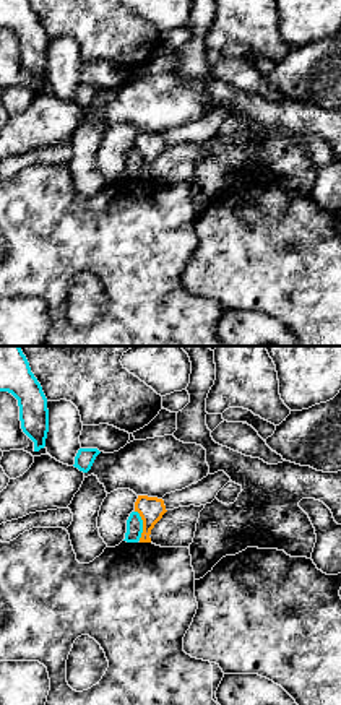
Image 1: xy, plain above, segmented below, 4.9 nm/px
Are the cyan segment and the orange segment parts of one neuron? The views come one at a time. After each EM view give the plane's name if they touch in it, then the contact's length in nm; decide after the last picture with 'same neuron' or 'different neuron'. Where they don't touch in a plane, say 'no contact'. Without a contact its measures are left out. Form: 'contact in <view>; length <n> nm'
contact in xy; length 150 nm

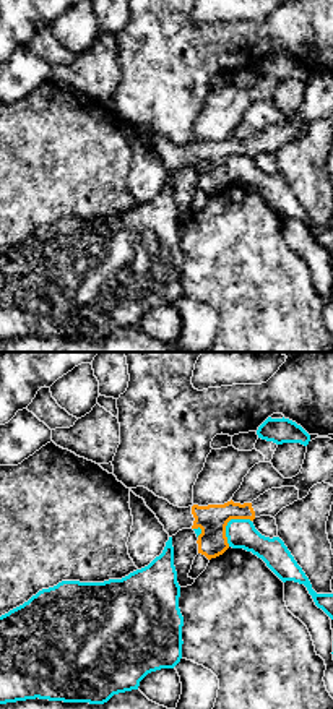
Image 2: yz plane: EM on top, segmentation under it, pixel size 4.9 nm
contact in yz; length 180 nm

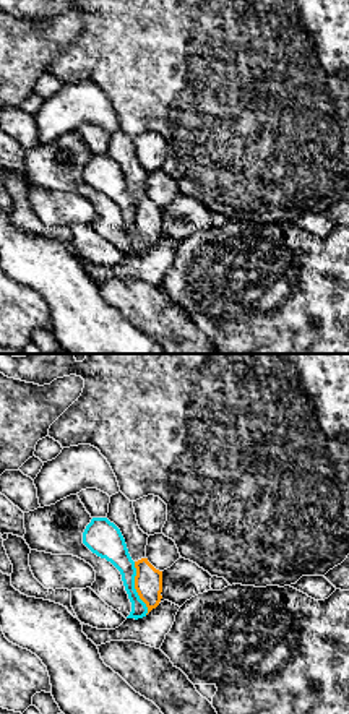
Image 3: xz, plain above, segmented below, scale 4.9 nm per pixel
contact in xz; length 280 nm

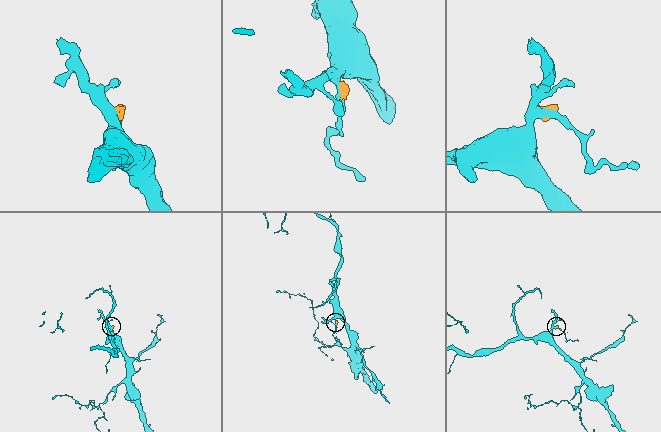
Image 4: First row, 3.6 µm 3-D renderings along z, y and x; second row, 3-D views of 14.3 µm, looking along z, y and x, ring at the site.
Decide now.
different neuron

